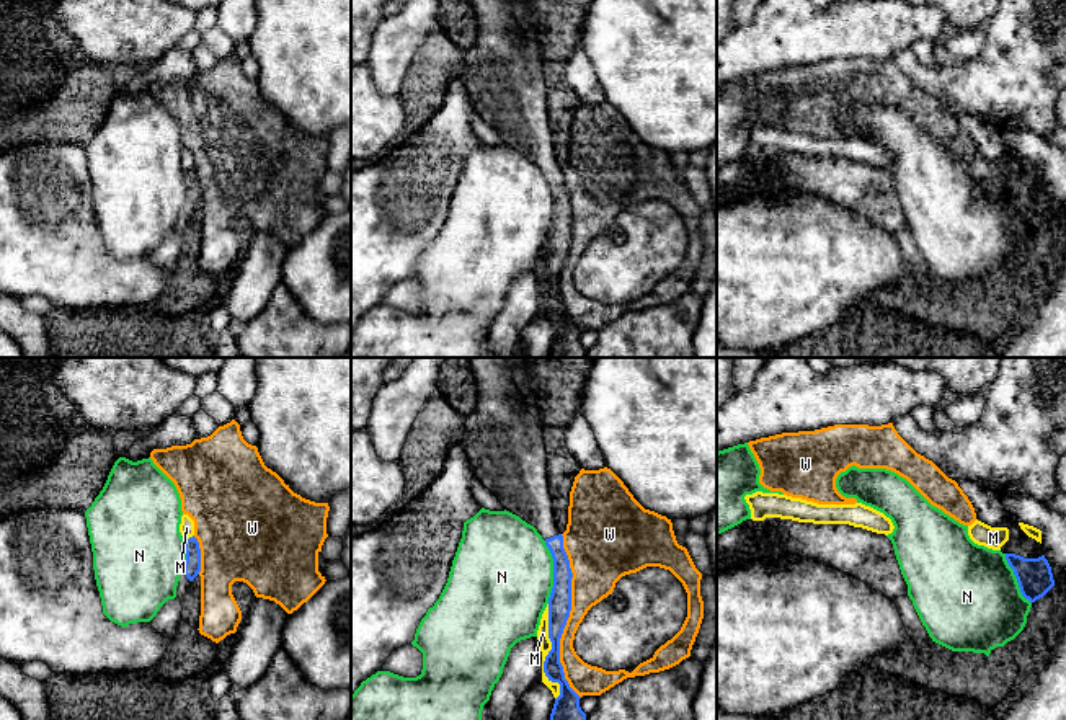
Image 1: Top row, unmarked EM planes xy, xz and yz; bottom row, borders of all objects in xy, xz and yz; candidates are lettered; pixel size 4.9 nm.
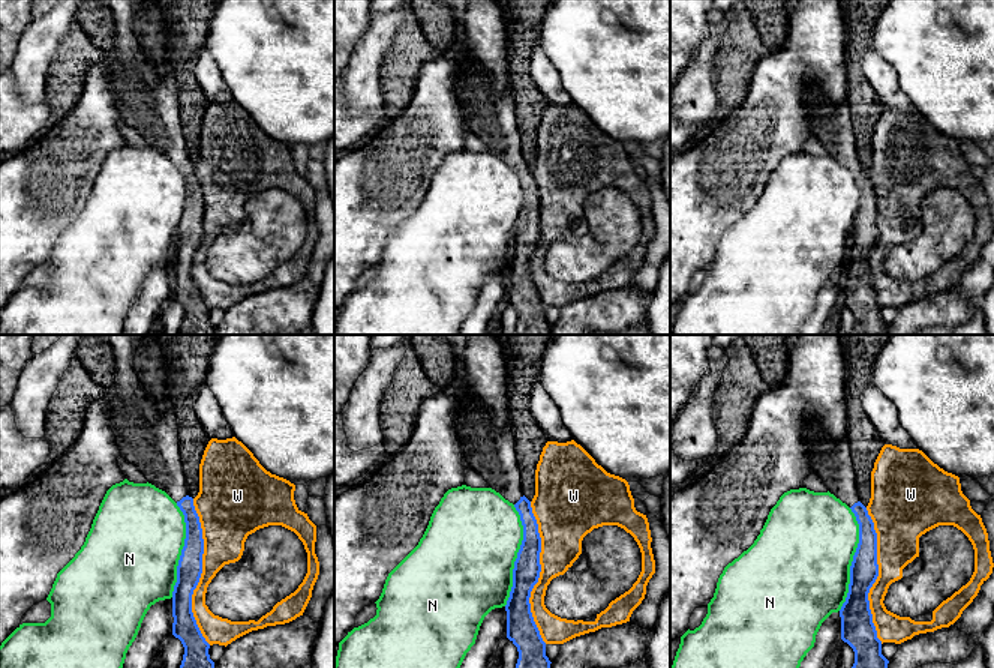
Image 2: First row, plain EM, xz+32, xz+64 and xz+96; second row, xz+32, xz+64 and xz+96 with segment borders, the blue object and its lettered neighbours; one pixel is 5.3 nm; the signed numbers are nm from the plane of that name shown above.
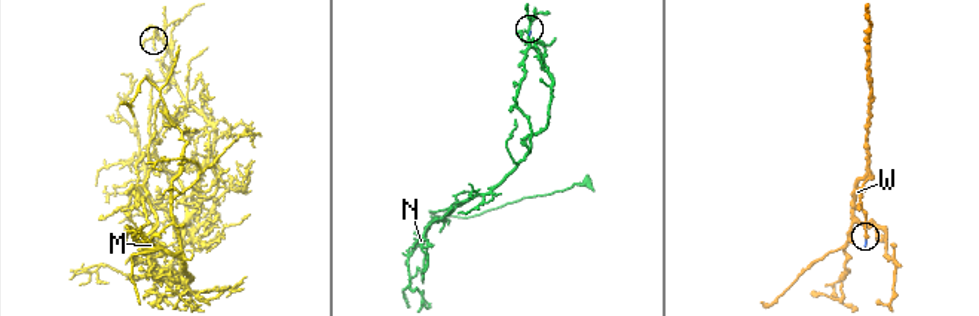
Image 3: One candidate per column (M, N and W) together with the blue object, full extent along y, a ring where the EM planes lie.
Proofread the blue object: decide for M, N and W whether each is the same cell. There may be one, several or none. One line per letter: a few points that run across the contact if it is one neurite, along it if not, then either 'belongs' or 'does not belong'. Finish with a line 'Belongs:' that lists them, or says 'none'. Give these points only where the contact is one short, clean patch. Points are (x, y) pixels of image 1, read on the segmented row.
M: does not belong
N: does not belong
W: does not belong
Belongs: none

